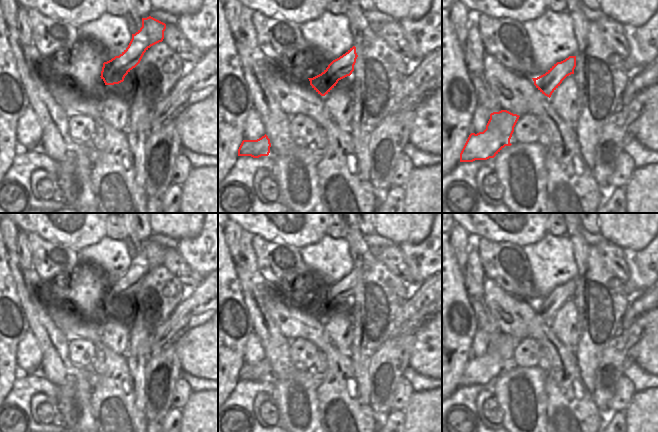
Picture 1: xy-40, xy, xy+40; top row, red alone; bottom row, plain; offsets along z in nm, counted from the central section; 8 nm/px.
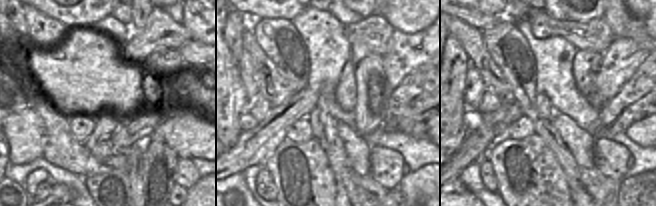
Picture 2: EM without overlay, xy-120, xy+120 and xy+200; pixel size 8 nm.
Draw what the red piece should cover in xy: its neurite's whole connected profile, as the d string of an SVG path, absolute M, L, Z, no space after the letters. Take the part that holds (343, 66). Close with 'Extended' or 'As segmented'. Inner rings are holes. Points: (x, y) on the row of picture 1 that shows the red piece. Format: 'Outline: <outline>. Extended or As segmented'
Outline: M353 46L345 54L333 60L321 74L308 78L310 85L318 94L325 96L339 80L352 74L357 57L356 47Z. As segmented.

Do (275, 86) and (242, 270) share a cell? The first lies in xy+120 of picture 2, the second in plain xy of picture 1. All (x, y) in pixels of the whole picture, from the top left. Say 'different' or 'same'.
different

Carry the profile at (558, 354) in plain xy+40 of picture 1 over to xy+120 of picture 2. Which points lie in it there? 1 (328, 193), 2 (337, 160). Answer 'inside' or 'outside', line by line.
1: outside
2: inside

